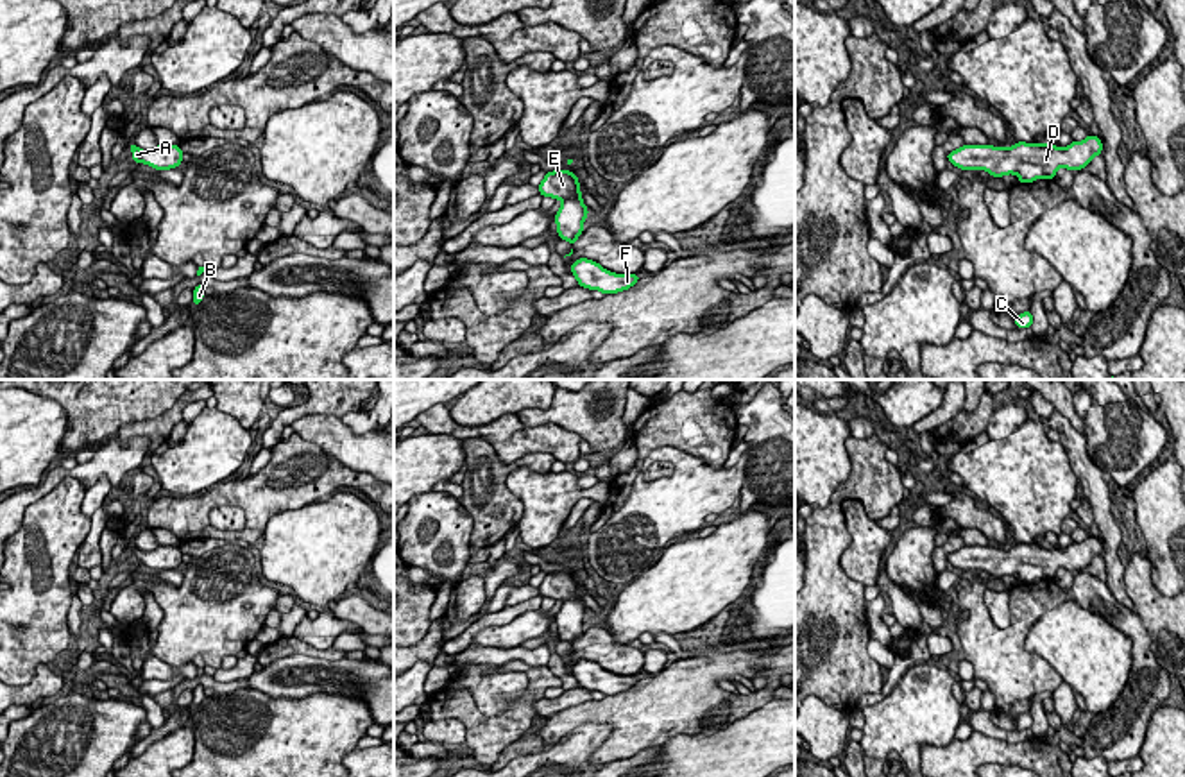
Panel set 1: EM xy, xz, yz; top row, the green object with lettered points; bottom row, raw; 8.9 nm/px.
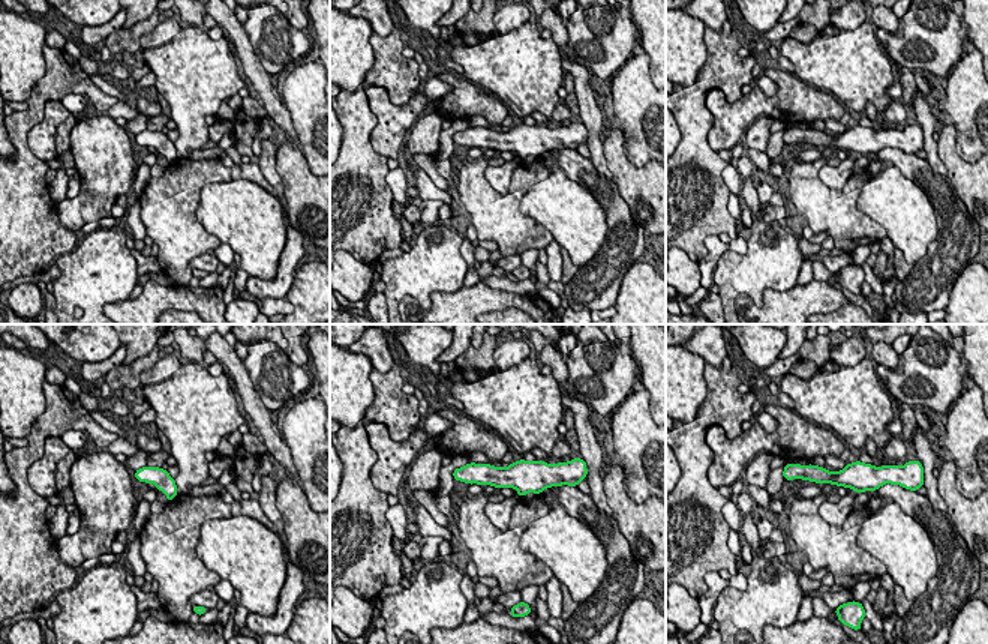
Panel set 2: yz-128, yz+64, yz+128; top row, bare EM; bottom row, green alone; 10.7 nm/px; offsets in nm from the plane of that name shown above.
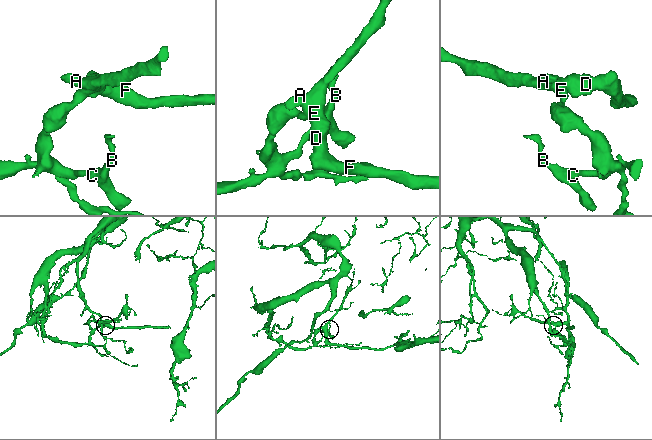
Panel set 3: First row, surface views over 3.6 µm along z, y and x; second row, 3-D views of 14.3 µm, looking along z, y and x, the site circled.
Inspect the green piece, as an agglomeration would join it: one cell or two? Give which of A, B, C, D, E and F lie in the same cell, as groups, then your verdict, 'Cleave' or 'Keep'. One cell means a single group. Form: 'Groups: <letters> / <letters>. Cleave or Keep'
Groups: A B C D E F. Keep

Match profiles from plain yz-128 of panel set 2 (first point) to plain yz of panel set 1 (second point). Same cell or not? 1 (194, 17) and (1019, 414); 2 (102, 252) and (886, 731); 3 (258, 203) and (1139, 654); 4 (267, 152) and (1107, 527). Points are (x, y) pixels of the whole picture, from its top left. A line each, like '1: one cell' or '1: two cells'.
1: two cells
2: one cell
3: two cells
4: one cell

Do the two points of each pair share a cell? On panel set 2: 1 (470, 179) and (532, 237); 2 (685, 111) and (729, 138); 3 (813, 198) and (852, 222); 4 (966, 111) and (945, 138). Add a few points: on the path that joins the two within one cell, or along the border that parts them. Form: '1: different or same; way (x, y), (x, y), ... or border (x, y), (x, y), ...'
1: same; way (483, 195), (516, 228)
2: different; border (706, 92), (714, 119), (708, 144), (717, 153)
3: same; way (822, 206), (843, 221)
4: different; border (952, 123), (957, 132), (957, 152), (964, 159)

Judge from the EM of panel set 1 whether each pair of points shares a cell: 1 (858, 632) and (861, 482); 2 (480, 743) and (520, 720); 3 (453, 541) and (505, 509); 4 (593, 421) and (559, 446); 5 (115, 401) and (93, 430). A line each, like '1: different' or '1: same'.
1: same
2: same
3: different
4: different
5: same

